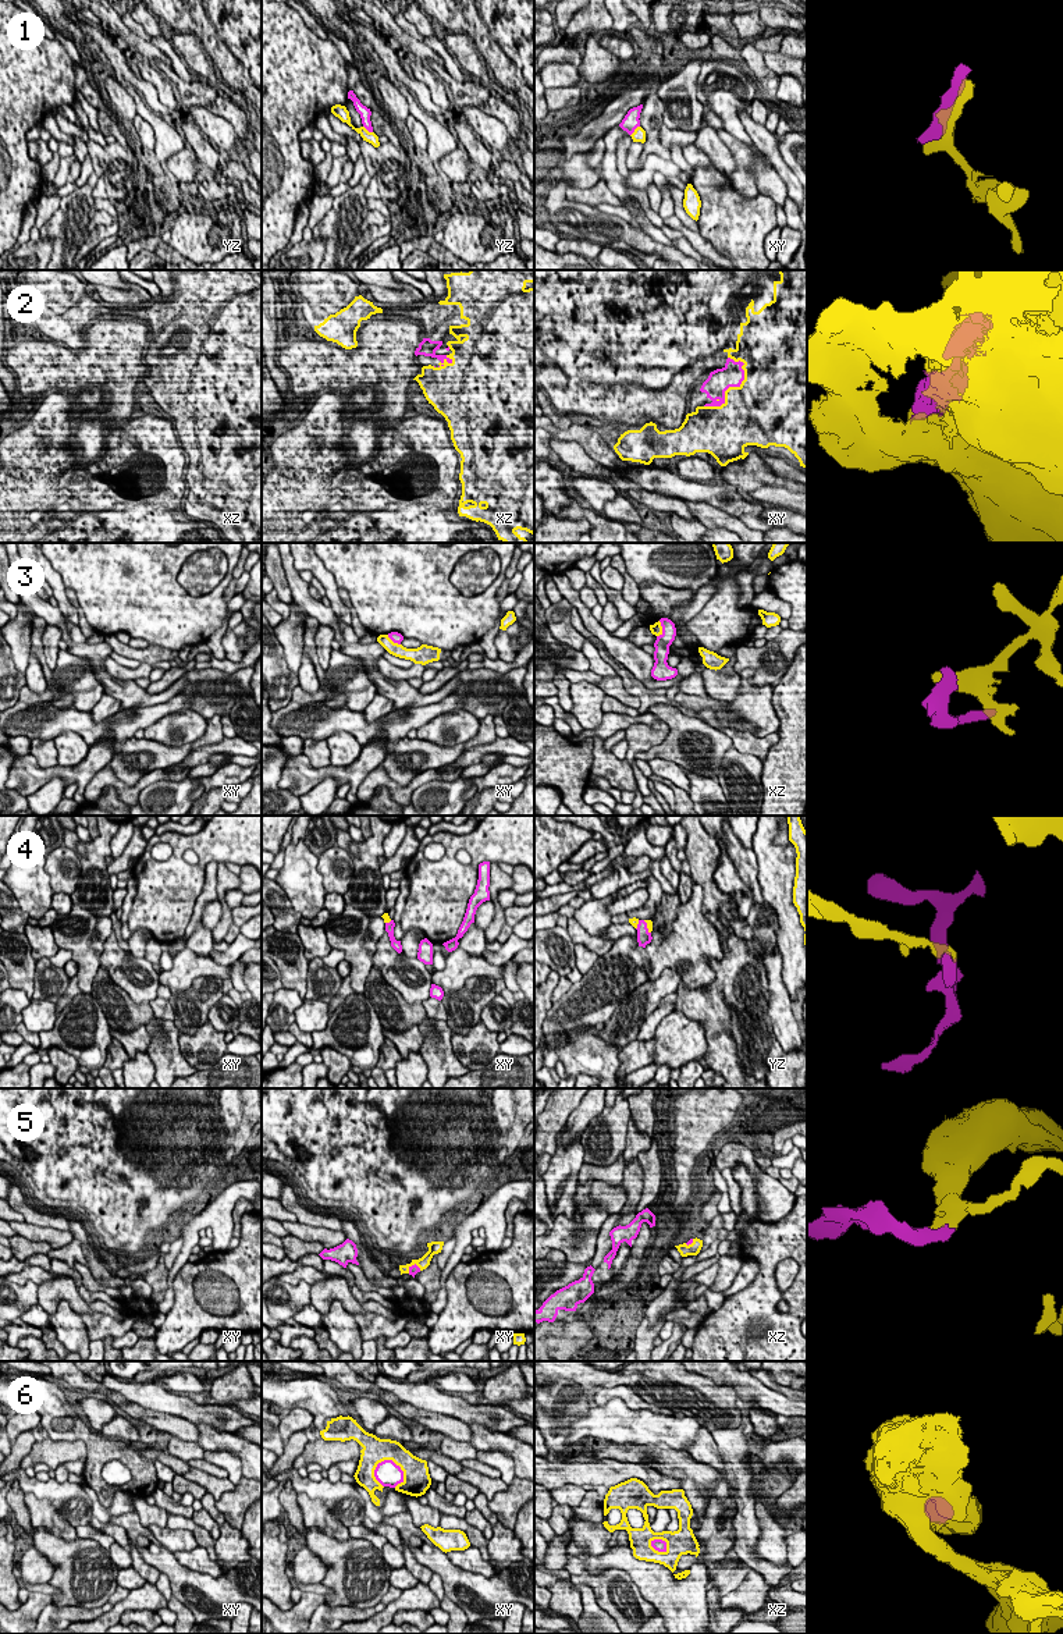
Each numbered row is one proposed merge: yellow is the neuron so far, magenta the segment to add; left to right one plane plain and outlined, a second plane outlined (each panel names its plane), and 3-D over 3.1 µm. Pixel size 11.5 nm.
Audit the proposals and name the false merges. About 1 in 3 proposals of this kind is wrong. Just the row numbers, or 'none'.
1, 3, 6

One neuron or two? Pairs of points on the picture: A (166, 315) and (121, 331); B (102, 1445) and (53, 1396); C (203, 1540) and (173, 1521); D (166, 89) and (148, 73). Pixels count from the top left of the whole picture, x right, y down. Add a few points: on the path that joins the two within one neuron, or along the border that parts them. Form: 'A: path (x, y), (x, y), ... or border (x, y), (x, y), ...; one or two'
A: border (144, 320), (148, 324); two
B: path (84, 1432), (66, 1432), (56, 1421), (54, 1414); one
C: path (196, 1531), (191, 1526), (181, 1523); one
D: path (162, 85), (152, 75); one

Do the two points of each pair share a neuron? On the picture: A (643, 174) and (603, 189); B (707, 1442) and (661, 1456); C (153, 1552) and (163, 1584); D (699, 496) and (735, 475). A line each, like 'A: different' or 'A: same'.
A: different
B: different
C: different
D: different

